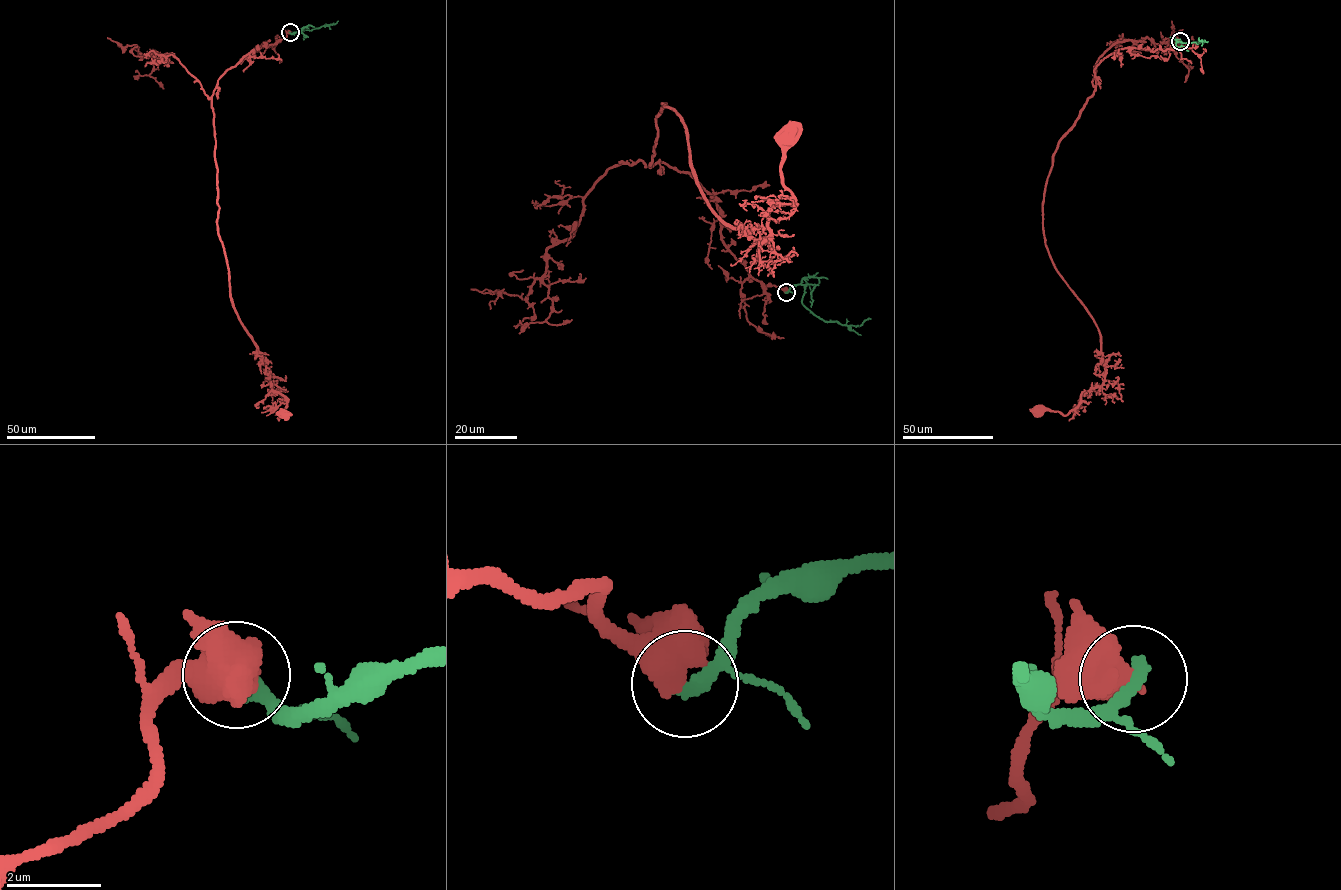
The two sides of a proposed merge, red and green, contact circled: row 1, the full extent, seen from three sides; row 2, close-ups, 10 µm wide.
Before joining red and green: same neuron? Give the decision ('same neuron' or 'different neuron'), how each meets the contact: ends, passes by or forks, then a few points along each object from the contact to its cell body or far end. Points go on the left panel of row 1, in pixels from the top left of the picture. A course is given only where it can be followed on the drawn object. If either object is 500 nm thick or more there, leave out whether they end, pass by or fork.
different neuron; course red (289, 32), (229, 68), (211, 102), (217, 232), (229, 296), (268, 369), (272, 390), (287, 400), (282, 414); course green (289, 32), (311, 30), (338, 21)

